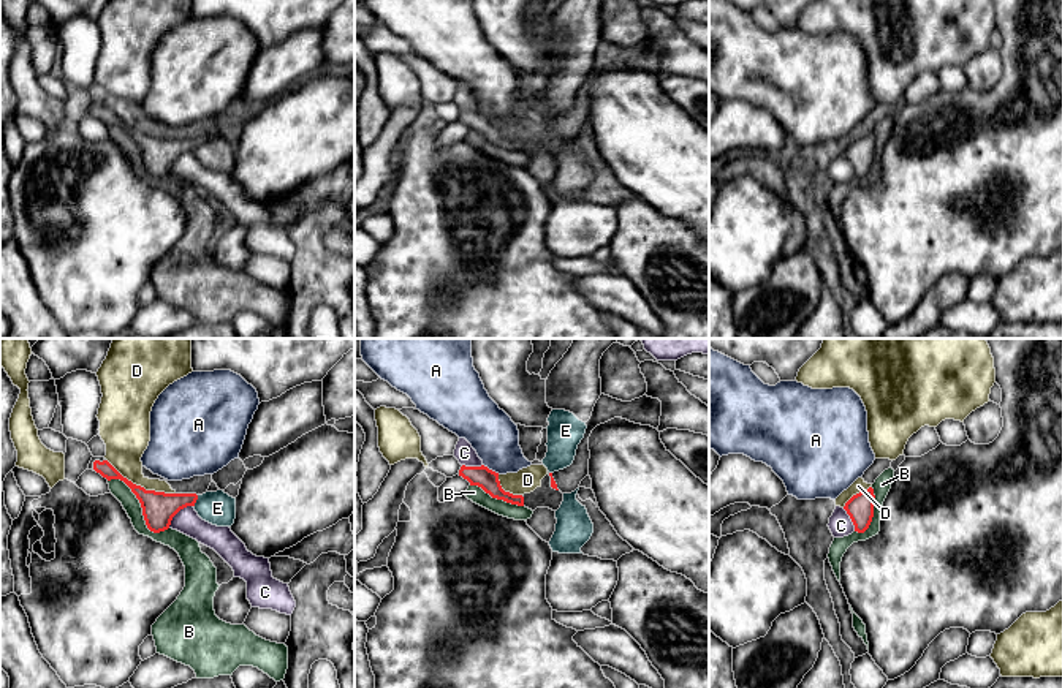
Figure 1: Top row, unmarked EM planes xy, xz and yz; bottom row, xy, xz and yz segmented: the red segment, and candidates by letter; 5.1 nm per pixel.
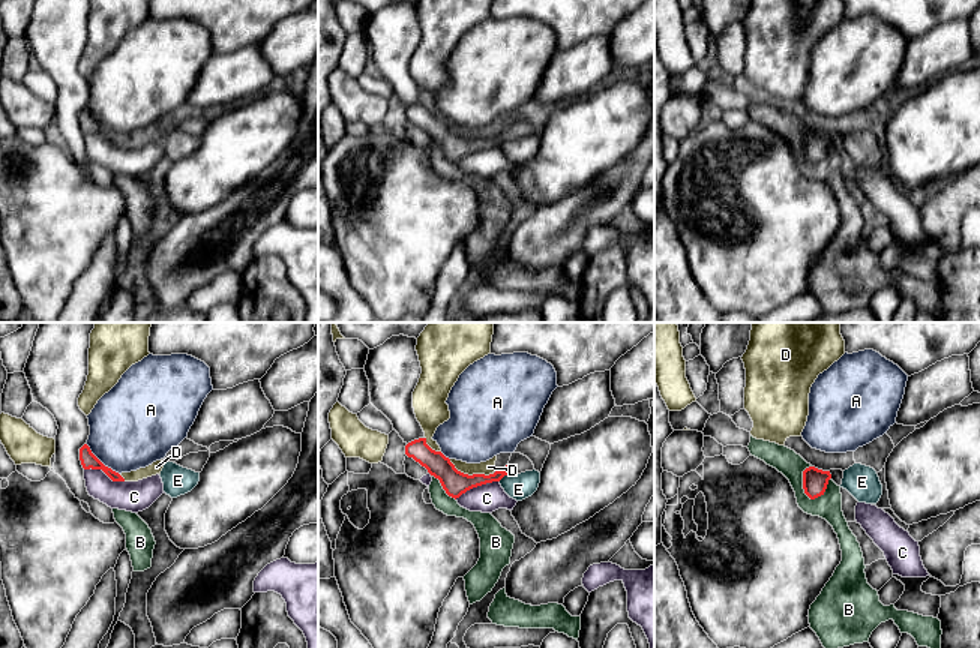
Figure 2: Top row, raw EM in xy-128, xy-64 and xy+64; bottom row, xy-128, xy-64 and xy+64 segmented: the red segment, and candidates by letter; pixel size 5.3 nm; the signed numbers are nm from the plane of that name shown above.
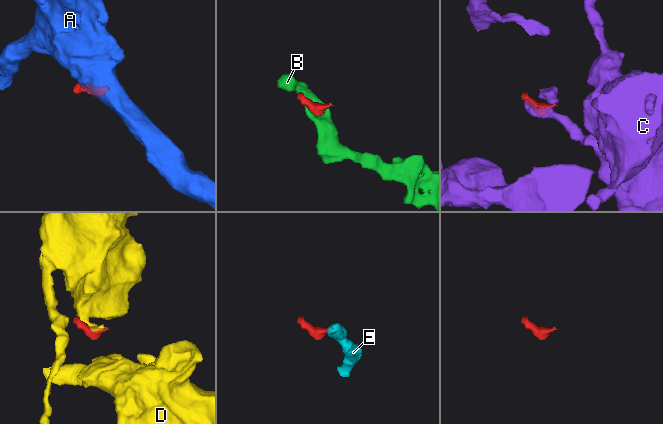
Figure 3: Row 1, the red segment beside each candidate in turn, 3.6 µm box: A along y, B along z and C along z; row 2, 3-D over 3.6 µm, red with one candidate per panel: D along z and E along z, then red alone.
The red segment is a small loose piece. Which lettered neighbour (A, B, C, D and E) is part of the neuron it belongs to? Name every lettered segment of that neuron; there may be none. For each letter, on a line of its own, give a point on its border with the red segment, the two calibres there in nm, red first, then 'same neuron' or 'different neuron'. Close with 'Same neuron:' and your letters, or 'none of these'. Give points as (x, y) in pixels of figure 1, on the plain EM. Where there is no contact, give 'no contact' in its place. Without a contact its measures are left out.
A: meets red in xz at (491, 116); 110 nm thick on the red side, 240 nm on the other; different neuron
B: meets red in xy at (141, 152); 170 nm thick on the red side, 90 nm on the other; different neuron
C: meets red in xy at (178, 157); 170 nm thick on the red side, 130 nm on the other; different neuron
D: meets red in xy at (140, 132); 170 nm thick on the red side, 220 nm on the other; different neuron
E: meets red in xy at (195, 147); 170 nm thick on the red side, 170 nm on the other; different neuron
Same neuron: none of these

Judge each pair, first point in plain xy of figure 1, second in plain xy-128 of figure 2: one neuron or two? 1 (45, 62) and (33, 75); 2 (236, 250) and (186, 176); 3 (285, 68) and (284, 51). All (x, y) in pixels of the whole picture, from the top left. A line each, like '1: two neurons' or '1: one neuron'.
1: two neurons
2: two neurons
3: two neurons

